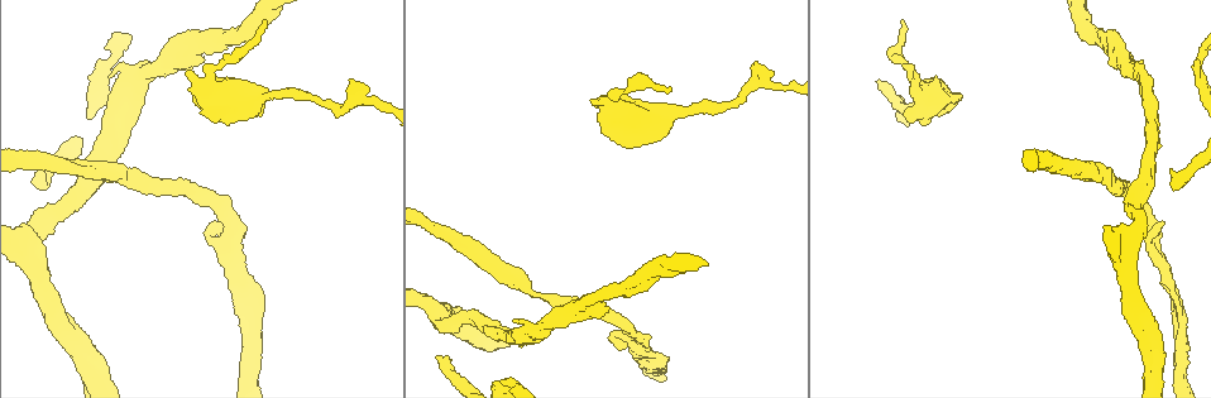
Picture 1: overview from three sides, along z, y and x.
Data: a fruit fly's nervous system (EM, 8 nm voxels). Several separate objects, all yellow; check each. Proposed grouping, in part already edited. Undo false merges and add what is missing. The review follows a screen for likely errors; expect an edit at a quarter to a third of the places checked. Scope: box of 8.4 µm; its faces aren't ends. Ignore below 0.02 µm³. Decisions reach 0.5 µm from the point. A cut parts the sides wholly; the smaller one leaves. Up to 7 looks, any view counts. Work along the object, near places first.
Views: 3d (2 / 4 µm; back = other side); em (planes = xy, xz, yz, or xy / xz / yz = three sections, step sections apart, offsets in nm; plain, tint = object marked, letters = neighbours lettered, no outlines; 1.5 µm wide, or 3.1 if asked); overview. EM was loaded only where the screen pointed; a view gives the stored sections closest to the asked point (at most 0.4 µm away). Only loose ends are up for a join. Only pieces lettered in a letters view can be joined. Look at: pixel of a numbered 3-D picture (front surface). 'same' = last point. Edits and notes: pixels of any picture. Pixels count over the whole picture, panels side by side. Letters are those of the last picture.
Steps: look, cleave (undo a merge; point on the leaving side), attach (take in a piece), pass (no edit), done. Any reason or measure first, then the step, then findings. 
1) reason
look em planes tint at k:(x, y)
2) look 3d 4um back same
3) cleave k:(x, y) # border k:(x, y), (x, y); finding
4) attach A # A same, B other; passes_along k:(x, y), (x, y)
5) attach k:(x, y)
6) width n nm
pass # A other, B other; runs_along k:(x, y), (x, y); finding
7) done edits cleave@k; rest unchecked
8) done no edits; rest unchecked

an open end
look em planes plain at 1:(203, 115)

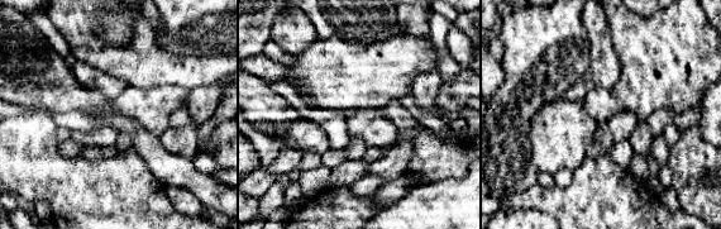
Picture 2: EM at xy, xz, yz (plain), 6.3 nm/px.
see the neighbours
look em planes letters same

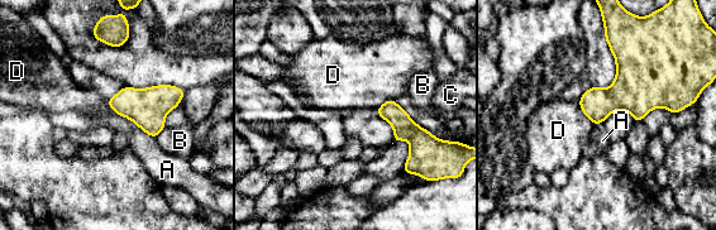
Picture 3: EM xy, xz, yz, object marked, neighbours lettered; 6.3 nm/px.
pass # A other, B other, C other, D other; no lettered piece goes on from it

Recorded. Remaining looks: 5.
an open end
look em planes letters at 1:(670, 91)

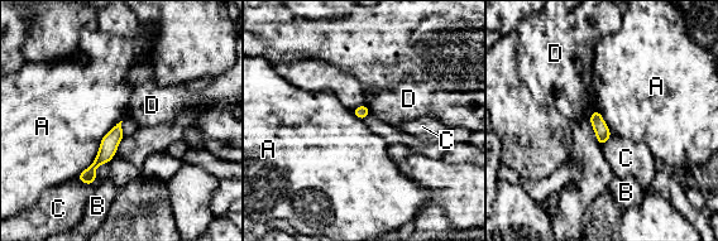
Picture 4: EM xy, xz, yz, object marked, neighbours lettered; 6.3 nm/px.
pass # A other, B other, C other, D other; runs_along 4:(118, 128), (87, 181); no lettered piece goes on from it

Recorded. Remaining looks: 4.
branch stops here
look 3d 2um at 1:(211, 225)

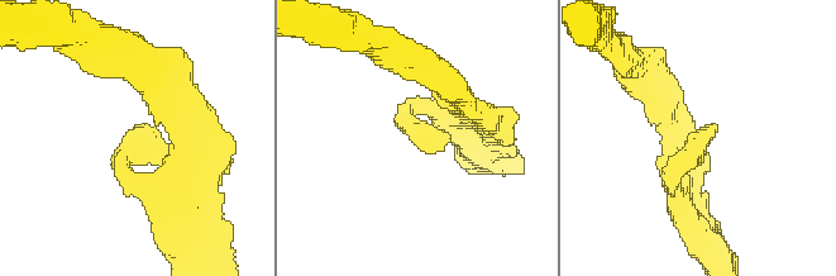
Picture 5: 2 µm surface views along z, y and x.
look em planes tint at 5:(414, 145)

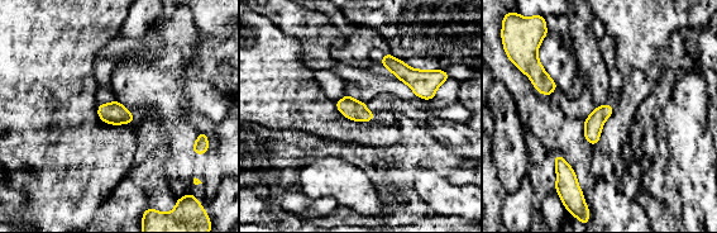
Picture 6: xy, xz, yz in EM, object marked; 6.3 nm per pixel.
see the neighbours
look em planes letters same

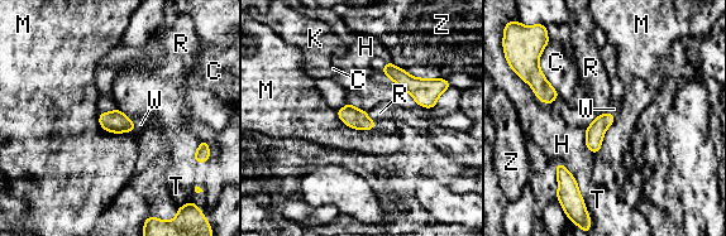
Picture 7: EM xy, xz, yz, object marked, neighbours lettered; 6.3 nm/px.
width 110 nm
attach W # C other, H other, K other, M other, R other, T other, W same, Z other; the neuron continues

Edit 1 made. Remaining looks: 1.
done edits attach@7; rest unchecked

